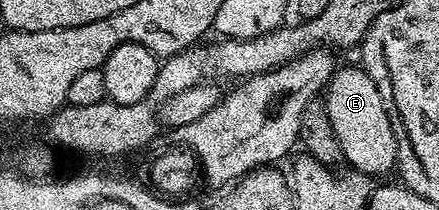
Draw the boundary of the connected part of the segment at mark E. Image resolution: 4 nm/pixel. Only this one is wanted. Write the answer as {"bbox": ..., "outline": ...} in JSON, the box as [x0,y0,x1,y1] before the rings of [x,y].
{"bbox":[325,67,397,178],"outline":[[[340,67],[327,84],[325,103],[329,110],[329,123],[333,125],[333,134],[337,134],[337,142],[341,142],[343,159],[354,171],[378,178],[396,167],[397,138],[394,137],[393,126],[390,124],[389,104],[382,100],[380,91],[363,68]]]}

